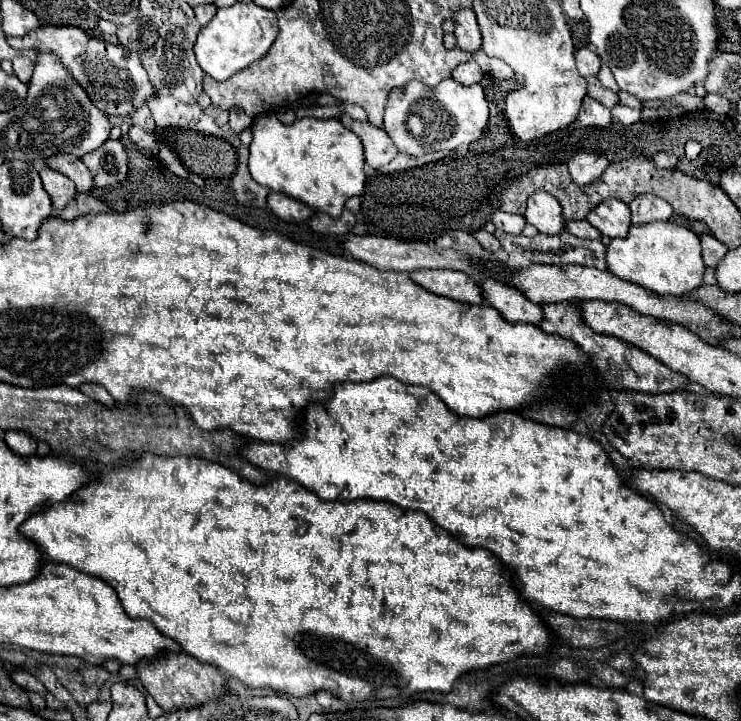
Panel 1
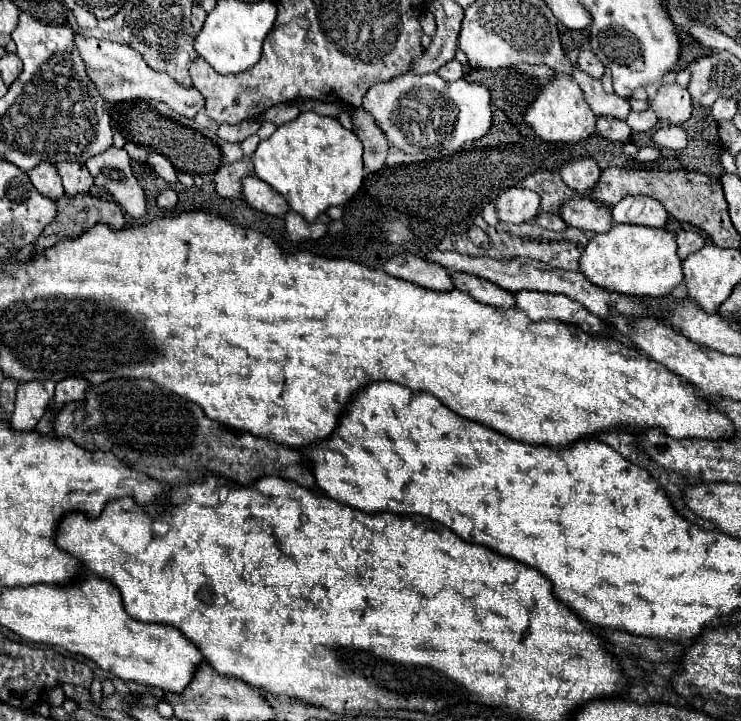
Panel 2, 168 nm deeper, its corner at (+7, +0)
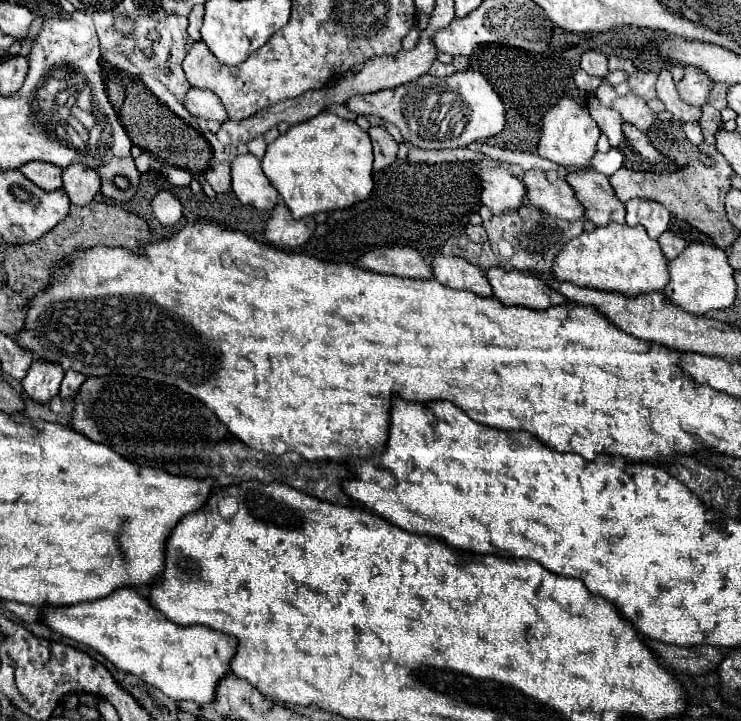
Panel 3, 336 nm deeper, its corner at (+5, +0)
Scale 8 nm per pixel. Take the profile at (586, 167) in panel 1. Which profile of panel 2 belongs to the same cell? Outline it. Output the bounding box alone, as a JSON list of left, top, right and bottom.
[560,157,600,195]

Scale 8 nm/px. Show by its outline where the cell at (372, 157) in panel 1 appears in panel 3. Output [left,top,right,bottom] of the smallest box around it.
[368,125,398,171]

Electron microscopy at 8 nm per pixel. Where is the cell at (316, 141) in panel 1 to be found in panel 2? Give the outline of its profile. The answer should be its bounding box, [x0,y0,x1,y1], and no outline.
[254,111,364,223]

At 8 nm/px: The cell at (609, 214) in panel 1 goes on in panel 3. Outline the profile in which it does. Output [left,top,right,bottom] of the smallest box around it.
[522,169,584,221]

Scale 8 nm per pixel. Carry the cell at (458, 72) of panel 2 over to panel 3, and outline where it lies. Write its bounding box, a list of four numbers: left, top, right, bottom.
[428,61,454,79]

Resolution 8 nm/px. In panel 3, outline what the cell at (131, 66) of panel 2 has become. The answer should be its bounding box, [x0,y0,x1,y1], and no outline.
[186,89,228,123]

